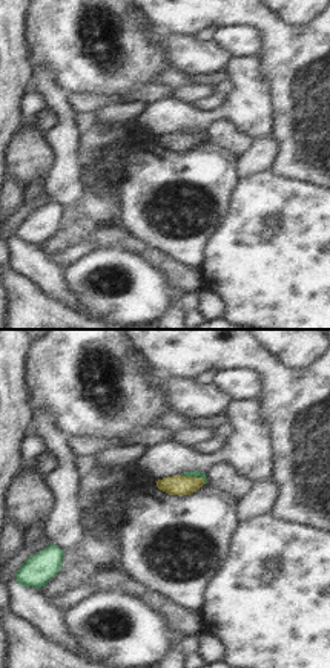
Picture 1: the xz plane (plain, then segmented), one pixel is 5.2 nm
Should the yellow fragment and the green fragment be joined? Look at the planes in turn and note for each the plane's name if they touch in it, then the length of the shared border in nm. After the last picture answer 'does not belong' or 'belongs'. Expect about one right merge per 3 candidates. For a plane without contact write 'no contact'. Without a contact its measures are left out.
meets yellow in xz; contact 150 nm long

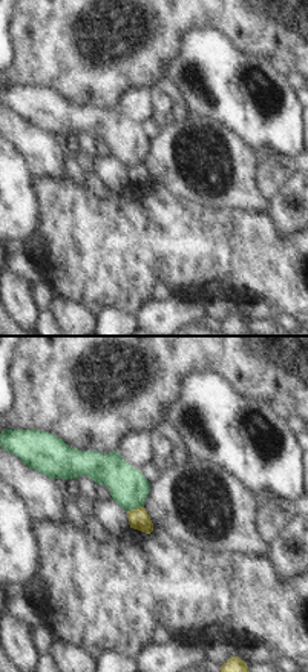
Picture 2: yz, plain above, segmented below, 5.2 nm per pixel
meets yellow in yz; contact 90 nm long

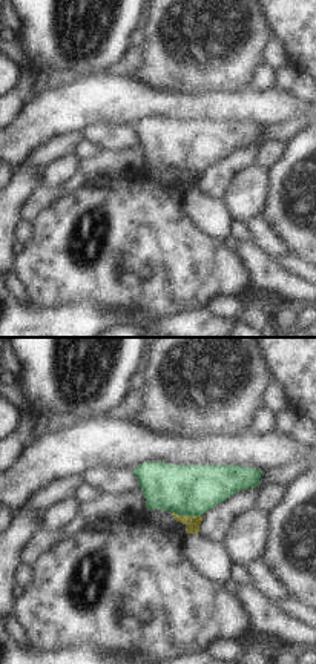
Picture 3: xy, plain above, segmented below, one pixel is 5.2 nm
meets yellow in xy; contact 150 nm long

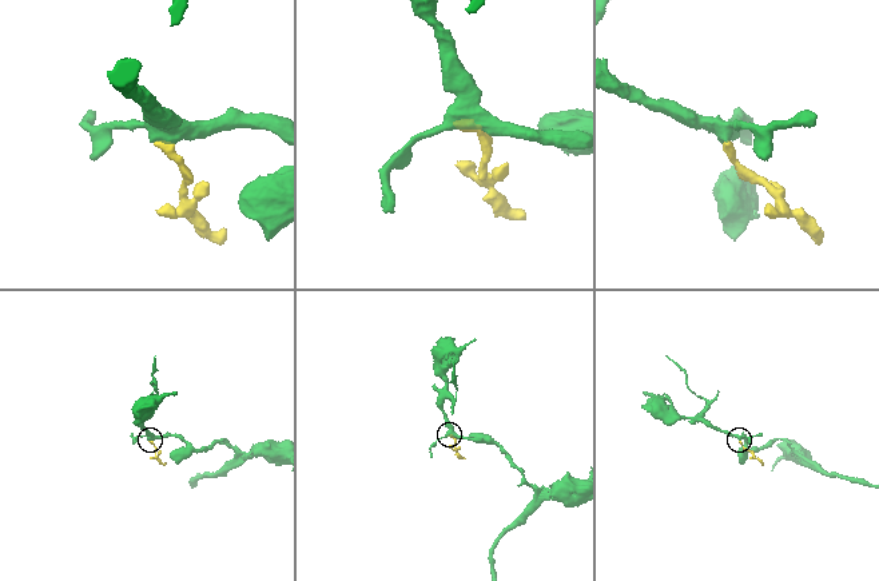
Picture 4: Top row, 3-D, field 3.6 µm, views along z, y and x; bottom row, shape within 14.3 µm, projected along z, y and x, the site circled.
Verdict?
does not belong

